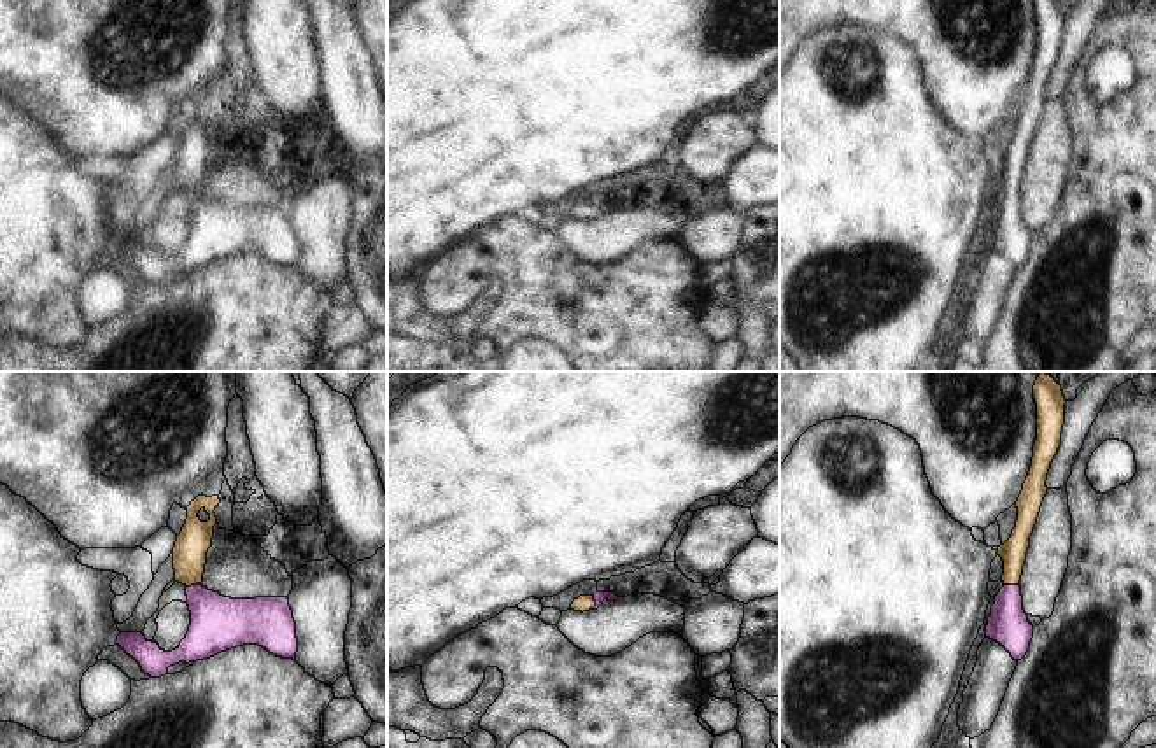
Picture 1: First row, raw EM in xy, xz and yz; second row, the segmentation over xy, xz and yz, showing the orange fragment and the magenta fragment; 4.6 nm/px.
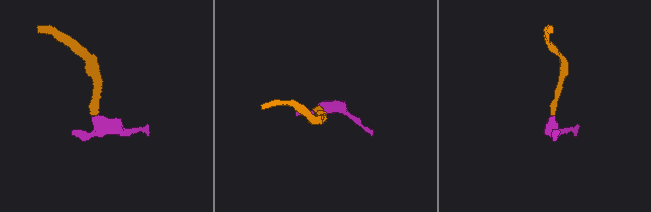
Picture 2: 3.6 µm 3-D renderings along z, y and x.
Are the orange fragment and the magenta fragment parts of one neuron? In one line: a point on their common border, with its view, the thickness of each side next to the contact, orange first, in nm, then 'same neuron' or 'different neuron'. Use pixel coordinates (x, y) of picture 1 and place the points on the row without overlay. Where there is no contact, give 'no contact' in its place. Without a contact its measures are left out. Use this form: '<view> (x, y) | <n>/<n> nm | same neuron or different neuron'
xz (594, 212) | 80/50 nm | same neuron

